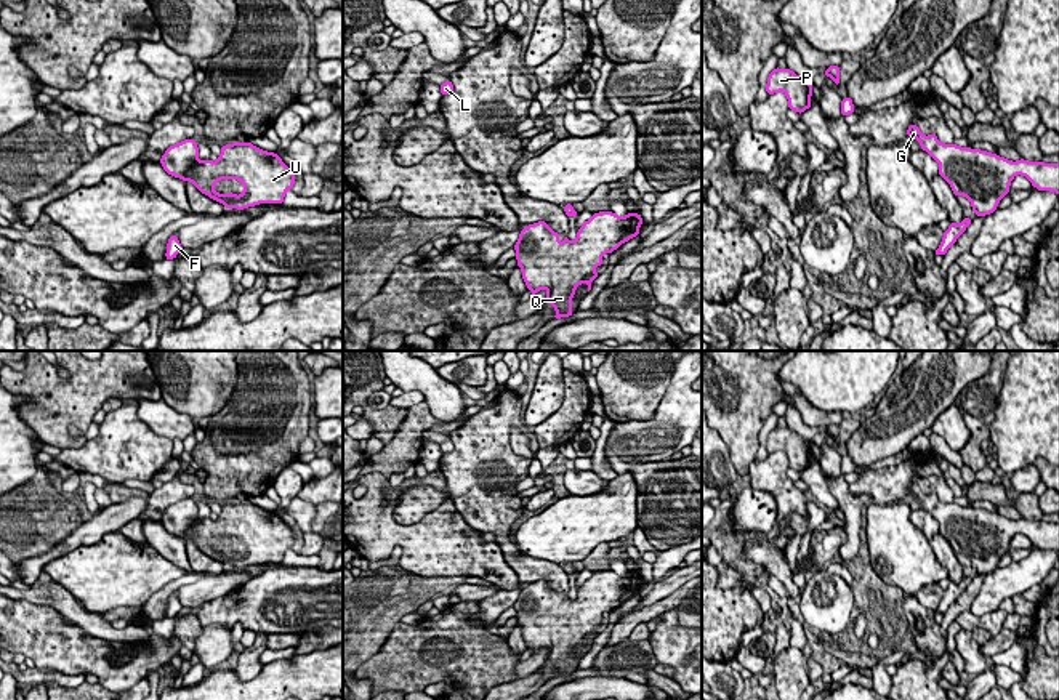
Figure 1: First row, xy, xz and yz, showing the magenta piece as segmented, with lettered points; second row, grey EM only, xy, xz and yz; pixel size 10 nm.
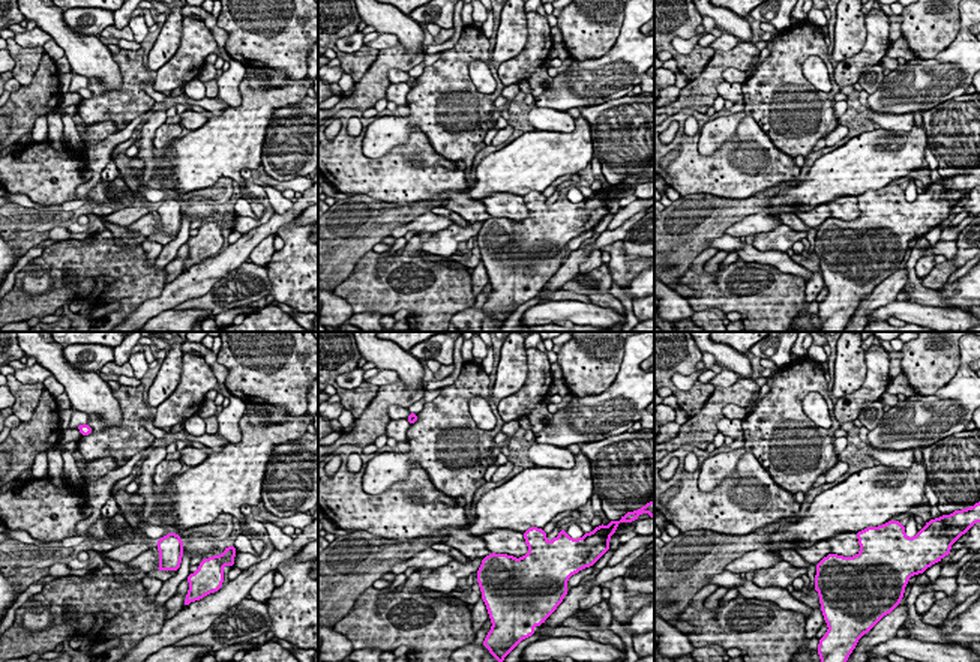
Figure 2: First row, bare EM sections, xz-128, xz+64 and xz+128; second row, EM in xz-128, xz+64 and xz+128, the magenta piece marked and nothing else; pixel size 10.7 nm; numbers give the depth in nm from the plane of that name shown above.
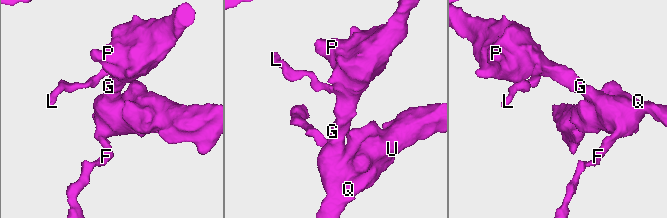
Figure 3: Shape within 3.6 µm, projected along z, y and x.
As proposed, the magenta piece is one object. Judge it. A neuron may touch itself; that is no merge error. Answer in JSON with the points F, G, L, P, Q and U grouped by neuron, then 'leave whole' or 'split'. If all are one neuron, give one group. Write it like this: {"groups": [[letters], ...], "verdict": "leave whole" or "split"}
{"groups": [["F", "G", "L", "P", "Q", "U"]], "verdict": "leave whole"}

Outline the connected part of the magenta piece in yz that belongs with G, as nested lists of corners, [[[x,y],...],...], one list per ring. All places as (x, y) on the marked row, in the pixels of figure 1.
[[[910,123],[907,135],[921,144],[939,162],[939,175],[950,184],[955,195],[964,195],[977,216],[993,213],[998,202],[1009,194],[1016,175],[1025,176],[1038,191],[1059,194],[1059,163],[1011,162],[980,149],[942,144],[934,133],[924,136],[918,125]]]

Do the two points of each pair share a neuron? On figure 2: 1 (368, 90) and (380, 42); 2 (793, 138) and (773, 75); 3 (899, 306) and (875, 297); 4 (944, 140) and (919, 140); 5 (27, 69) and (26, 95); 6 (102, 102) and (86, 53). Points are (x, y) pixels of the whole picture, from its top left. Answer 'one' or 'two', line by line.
1: two
2: one
3: two
4: two
5: two
6: two

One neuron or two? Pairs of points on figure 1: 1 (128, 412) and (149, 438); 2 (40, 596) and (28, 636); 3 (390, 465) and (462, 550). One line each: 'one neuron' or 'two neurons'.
1: one neuron
2: two neurons
3: two neurons

